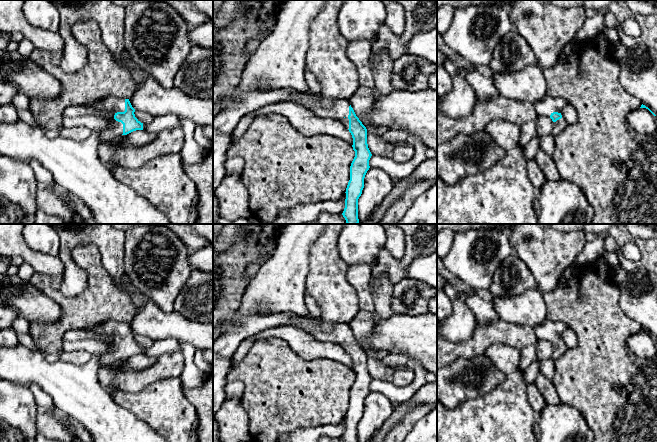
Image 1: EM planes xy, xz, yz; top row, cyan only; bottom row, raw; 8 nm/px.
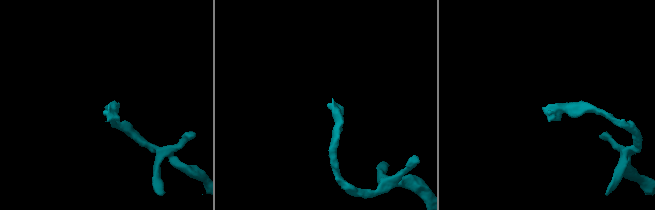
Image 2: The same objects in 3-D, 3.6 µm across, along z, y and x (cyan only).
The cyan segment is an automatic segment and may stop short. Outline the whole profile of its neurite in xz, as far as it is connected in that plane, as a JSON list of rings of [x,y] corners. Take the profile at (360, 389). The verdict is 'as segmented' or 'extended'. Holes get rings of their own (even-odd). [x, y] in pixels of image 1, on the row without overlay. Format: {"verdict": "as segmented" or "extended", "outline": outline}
{"verdict": "extended", "outline": [[[308,313],[304,316],[295,314],[289,326],[302,329],[316,341],[339,345],[351,357],[355,381],[350,390],[350,404],[342,439],[344,442],[358,442],[358,423],[364,412],[364,402],[372,380],[367,368],[367,353],[356,340],[348,323],[333,323],[330,331],[322,331],[321,324],[321,319]]]}

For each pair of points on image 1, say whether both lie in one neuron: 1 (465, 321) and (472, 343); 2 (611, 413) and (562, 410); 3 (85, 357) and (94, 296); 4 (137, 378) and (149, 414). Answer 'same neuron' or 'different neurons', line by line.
1: different neurons
2: different neurons
3: different neurons
4: different neurons

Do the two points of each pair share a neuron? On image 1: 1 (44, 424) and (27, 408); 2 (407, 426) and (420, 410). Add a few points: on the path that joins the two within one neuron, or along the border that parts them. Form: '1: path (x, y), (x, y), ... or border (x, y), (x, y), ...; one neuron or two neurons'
1: border (32, 393), (37, 405), (37, 431); two neurons
2: path (408, 422), (416, 414); one neuron

